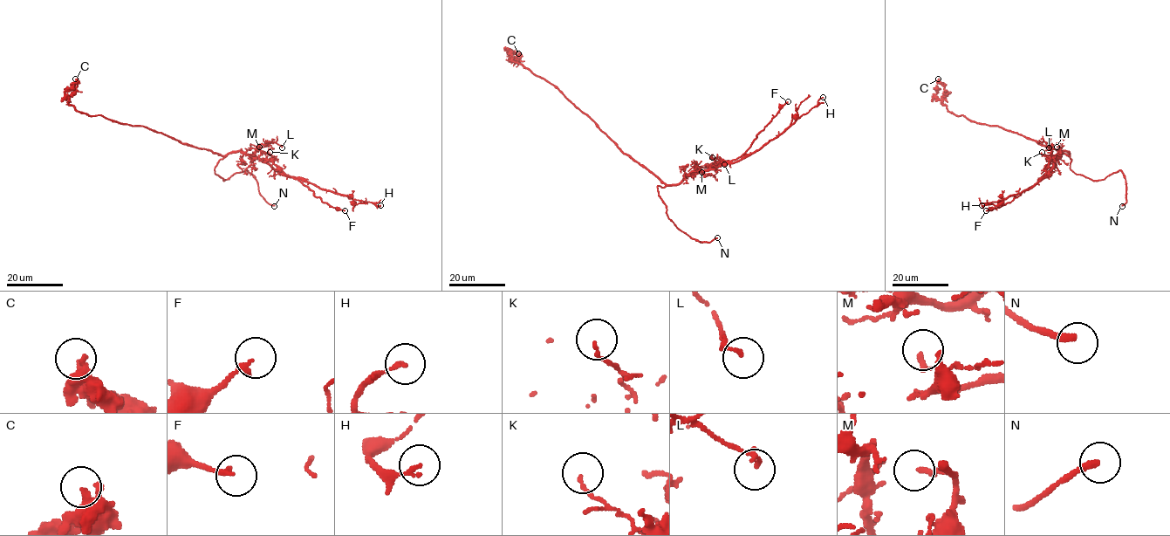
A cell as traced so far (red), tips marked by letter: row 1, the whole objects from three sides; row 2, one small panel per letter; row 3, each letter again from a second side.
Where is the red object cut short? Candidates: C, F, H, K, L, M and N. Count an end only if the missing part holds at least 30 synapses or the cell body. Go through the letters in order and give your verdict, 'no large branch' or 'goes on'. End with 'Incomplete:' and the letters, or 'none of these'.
C: no large branch
F: no large branch
H: no large branch
K: no large branch
L: no large branch
M: no large branch
N: goes on
Incomplete: N

